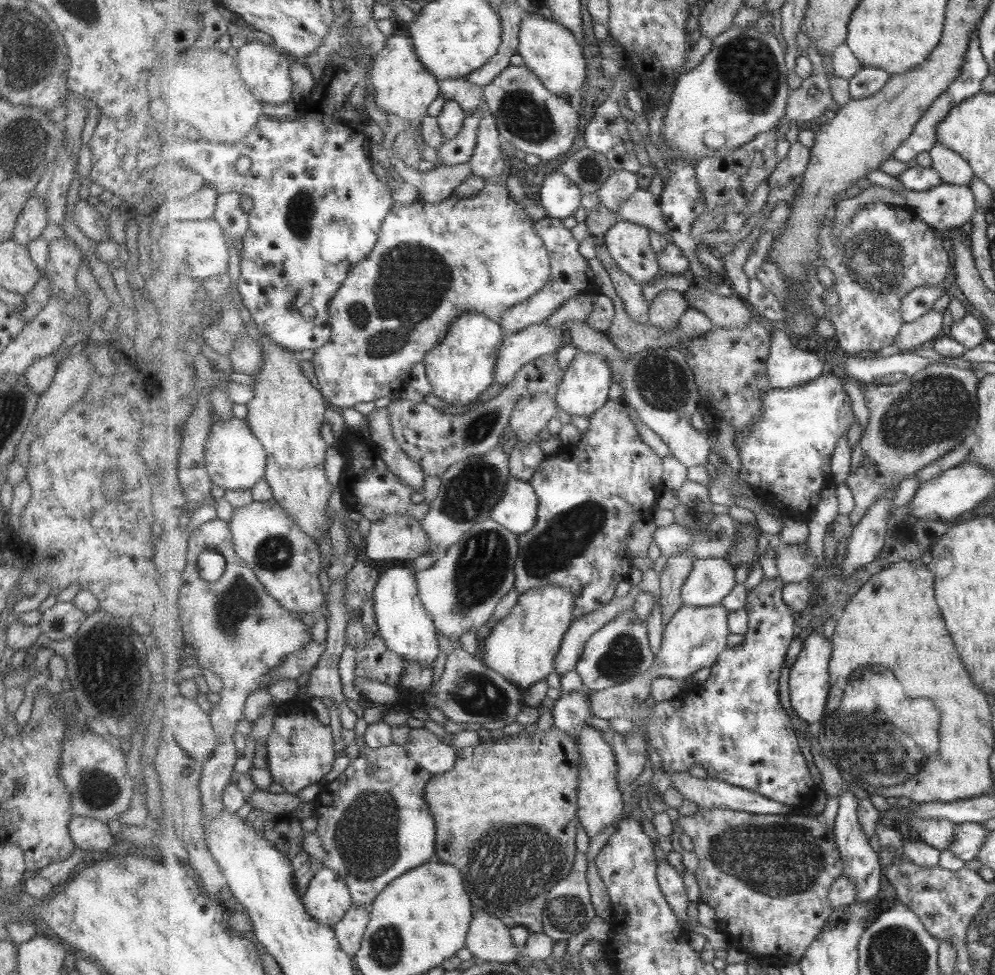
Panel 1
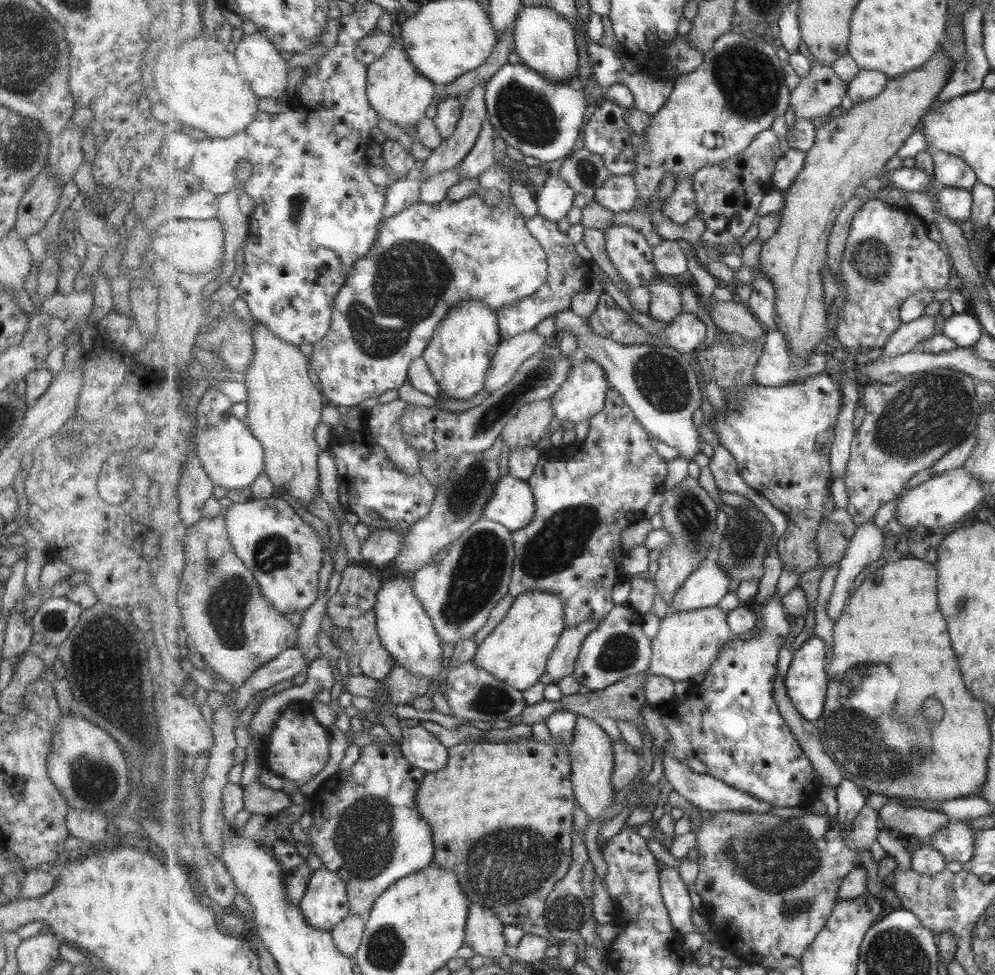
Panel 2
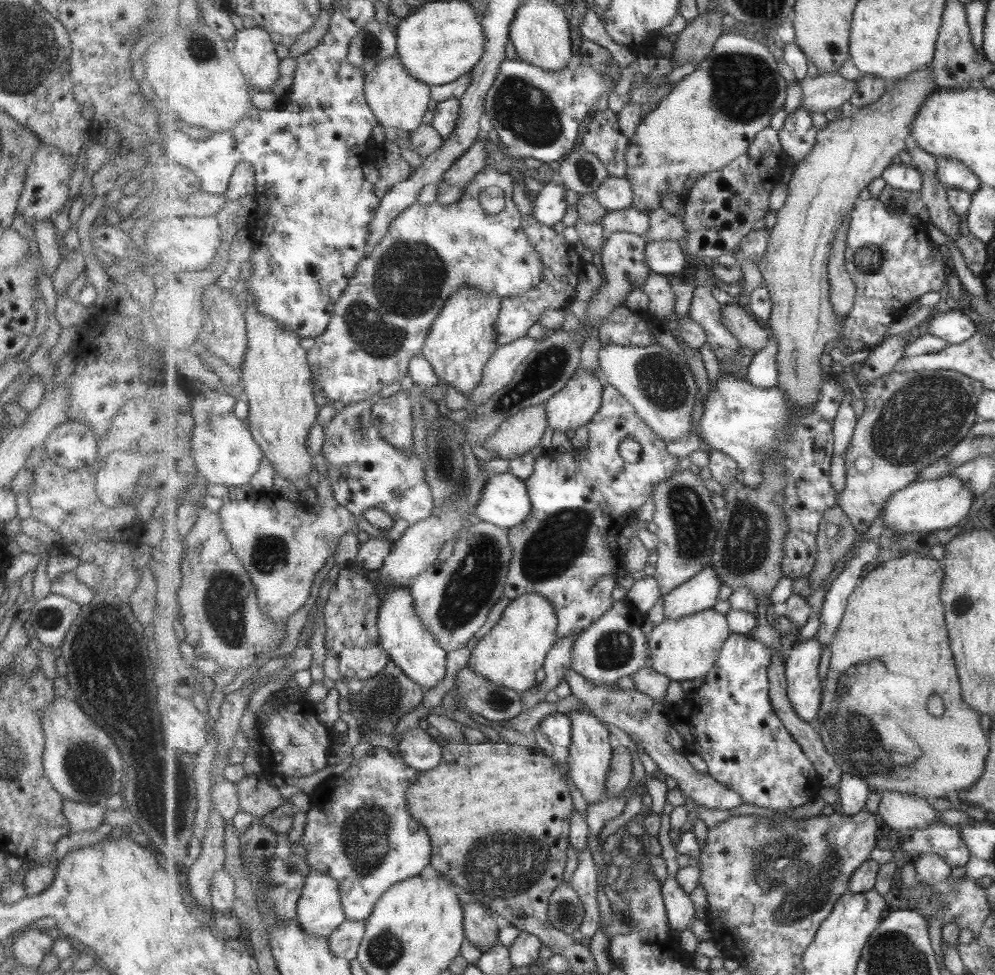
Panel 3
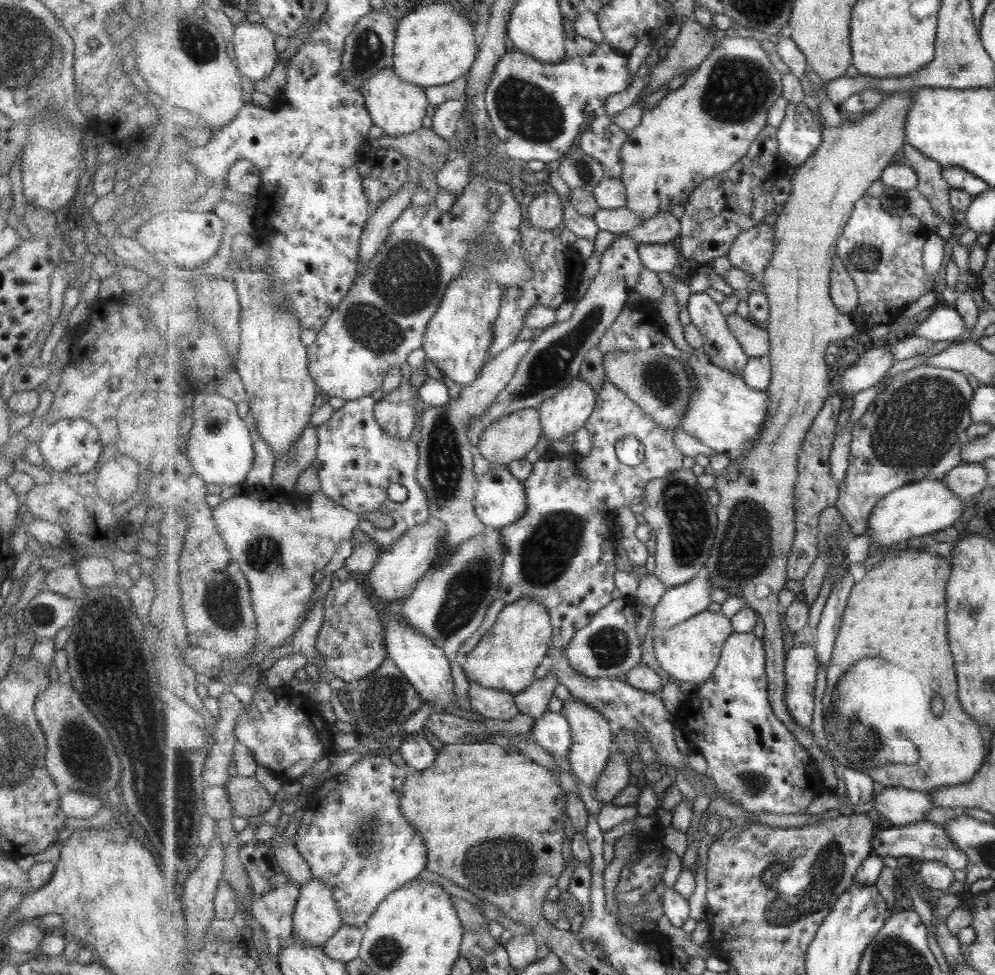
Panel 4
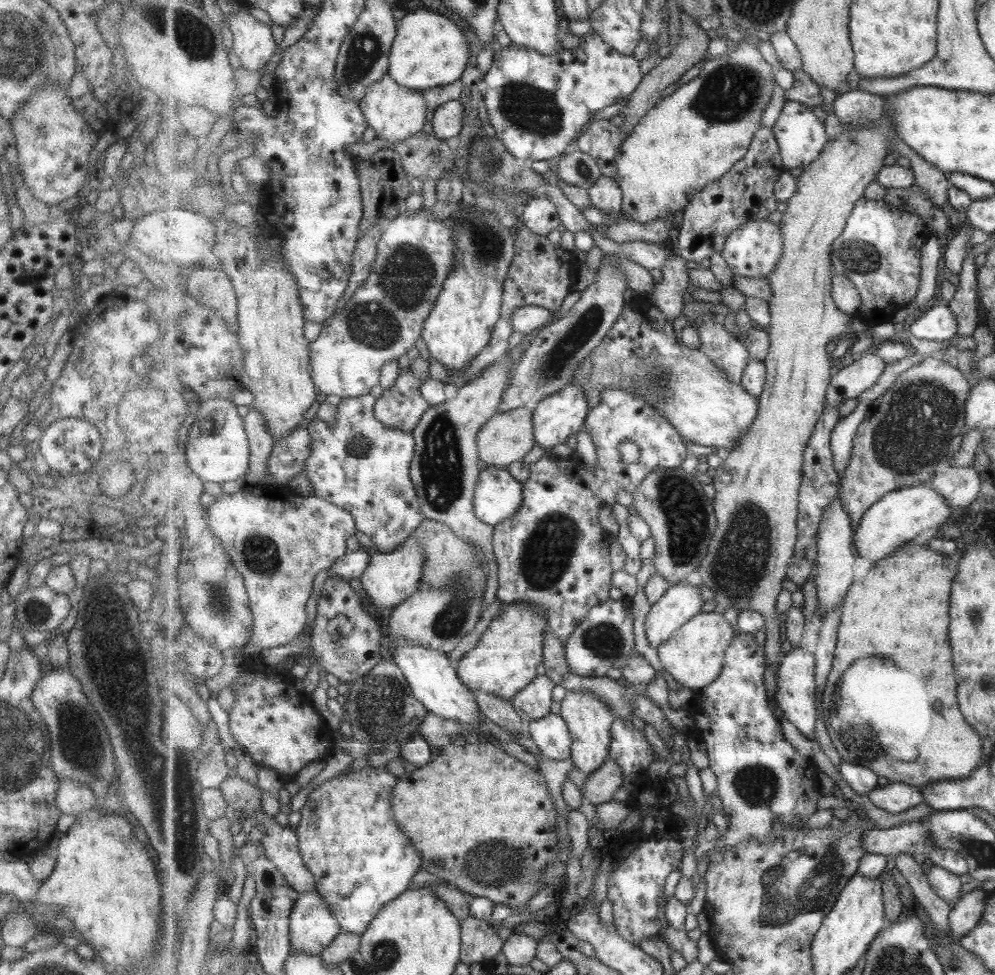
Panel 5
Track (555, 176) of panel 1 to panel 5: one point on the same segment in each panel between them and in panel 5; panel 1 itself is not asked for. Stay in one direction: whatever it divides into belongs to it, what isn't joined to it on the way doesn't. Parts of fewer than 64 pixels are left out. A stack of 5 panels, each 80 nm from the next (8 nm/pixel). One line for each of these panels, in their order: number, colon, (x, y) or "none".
2: (555, 199)
3: (550, 204)
4: (545, 211)
5: (539, 214)

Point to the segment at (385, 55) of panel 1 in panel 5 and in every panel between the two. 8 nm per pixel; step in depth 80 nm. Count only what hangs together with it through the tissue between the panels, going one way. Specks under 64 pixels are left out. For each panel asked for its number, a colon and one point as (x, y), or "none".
2: (396, 90)
3: (398, 100)
4: (399, 108)
5: (395, 112)

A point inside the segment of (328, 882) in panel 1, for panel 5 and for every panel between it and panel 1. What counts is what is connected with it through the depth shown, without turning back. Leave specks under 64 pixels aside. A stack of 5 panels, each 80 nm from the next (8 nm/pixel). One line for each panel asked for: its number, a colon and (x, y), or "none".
2: (326, 903)
3: (320, 911)
4: (317, 918)
5: (313, 927)

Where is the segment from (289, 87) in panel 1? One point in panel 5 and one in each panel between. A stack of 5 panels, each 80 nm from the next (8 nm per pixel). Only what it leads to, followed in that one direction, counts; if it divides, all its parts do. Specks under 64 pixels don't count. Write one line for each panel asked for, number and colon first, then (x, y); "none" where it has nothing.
2: (260, 62)
3: (255, 52)
4: (254, 44)
5: (254, 44)

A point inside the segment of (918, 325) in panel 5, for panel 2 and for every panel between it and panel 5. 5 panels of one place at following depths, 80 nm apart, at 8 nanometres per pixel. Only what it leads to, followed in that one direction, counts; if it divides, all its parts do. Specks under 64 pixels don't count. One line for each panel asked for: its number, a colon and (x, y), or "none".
2: (964, 329)
3: (955, 327)
4: (944, 323)

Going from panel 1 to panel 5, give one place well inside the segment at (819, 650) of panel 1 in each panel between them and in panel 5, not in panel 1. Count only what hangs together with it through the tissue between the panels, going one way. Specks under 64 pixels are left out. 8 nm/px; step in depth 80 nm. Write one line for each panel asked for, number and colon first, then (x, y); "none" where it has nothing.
2: (807, 681)
3: (802, 664)
4: (802, 664)
5: (795, 694)

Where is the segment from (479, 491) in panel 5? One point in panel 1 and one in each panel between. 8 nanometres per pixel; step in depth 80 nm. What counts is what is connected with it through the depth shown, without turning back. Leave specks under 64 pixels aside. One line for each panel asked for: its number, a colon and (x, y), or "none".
1: (518, 511)
2: (513, 505)
3: (506, 503)
4: (502, 498)

